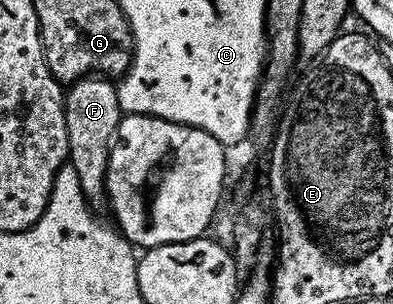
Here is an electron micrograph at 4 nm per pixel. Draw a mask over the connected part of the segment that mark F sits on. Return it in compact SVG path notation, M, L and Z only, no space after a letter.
M99 74L82 76L66 89L63 97L65 110L65 130L67 131L67 159L77 170L81 181L81 194L85 194L92 209L108 203L107 167L111 153L111 140L124 112L119 105L119 89L110 79Z

